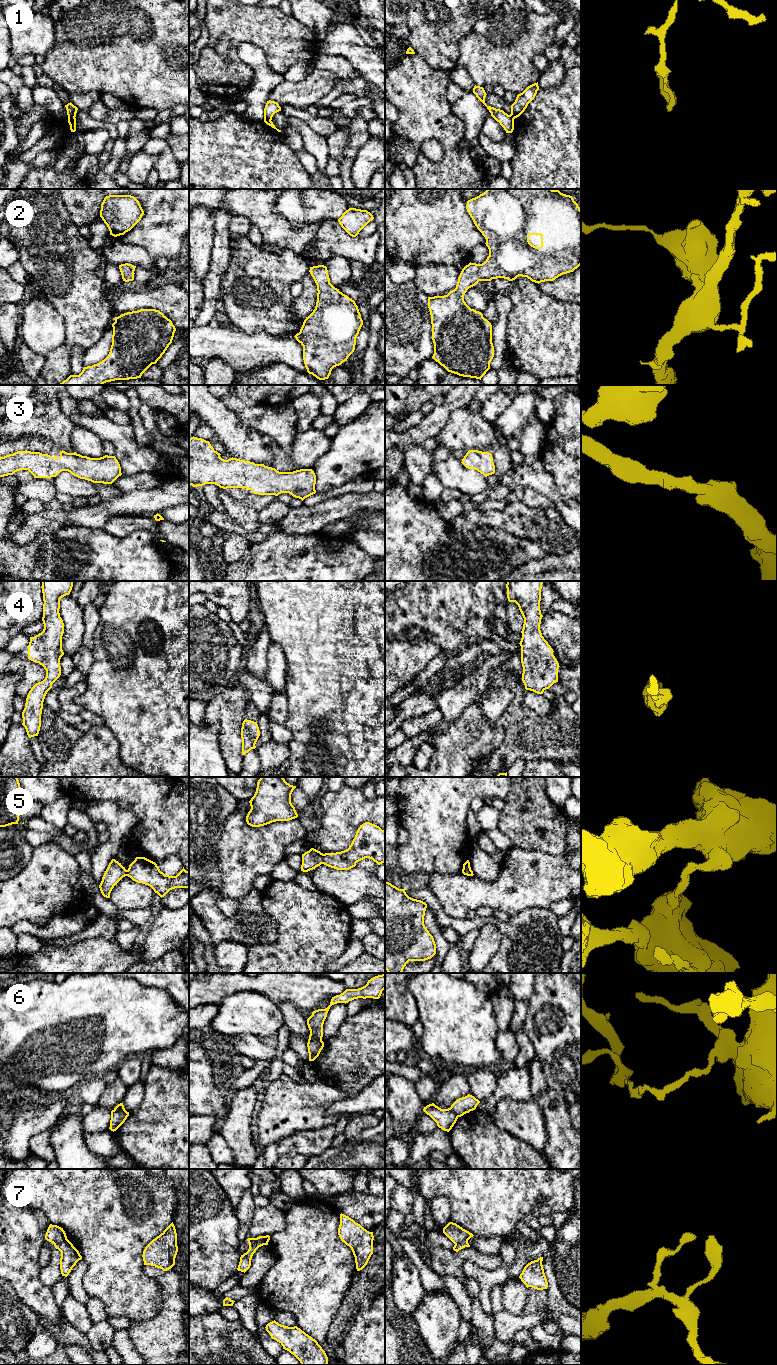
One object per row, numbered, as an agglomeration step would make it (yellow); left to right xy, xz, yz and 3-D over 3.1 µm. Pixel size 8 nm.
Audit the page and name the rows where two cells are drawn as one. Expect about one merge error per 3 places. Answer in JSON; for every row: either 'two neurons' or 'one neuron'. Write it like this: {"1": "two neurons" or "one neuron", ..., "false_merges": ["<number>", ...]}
{"1": "two neurons", "2": "one neuron", "3": "one neuron", "4": "one neuron", "5": "two neurons", "6": "two neurons", "7": "two neurons", "false_merges": ["1", "5", "6", "7"]}

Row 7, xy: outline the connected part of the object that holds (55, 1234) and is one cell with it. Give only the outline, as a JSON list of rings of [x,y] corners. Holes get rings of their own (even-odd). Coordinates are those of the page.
[[[50,1224],[45,1239],[53,1244],[62,1243],[67,1240],[67,1236],[63,1228]]]

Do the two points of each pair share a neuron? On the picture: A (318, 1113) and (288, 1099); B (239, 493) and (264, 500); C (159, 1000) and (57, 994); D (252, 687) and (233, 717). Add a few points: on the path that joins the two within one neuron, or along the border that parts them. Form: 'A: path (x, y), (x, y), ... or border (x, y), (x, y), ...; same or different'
A: path (311, 1113), (302, 1105), (295, 1105); same
B: path (245, 496), (252, 500), (258, 500); same
C: path (134, 1001), (82, 1001); same
D: border (236, 681), (247, 692), (250, 701); different

